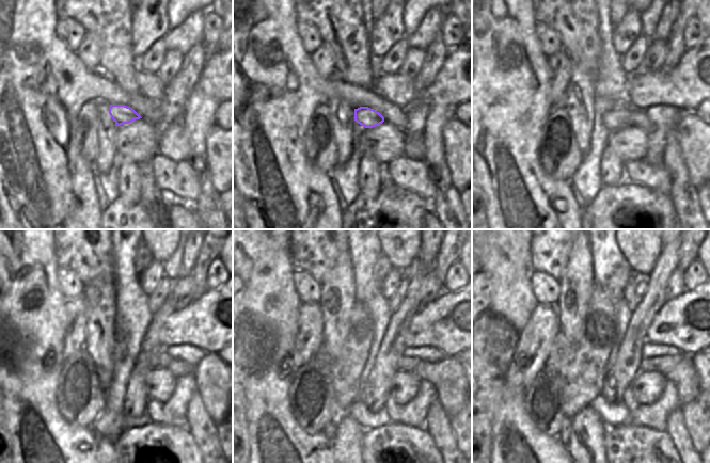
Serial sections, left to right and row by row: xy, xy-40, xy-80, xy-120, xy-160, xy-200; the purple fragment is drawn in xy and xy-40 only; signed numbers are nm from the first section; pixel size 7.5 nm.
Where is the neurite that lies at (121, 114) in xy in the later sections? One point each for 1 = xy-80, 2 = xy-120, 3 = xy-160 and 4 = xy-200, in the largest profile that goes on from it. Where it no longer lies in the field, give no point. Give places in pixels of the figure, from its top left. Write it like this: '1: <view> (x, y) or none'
1: xy-80 (618, 117)
2: xy-120 (153, 358)
3: xy-160 (405, 364)
4: xy-200 (662, 365)

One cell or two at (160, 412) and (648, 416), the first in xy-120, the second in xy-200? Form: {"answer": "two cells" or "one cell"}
{"answer": "two cells"}

